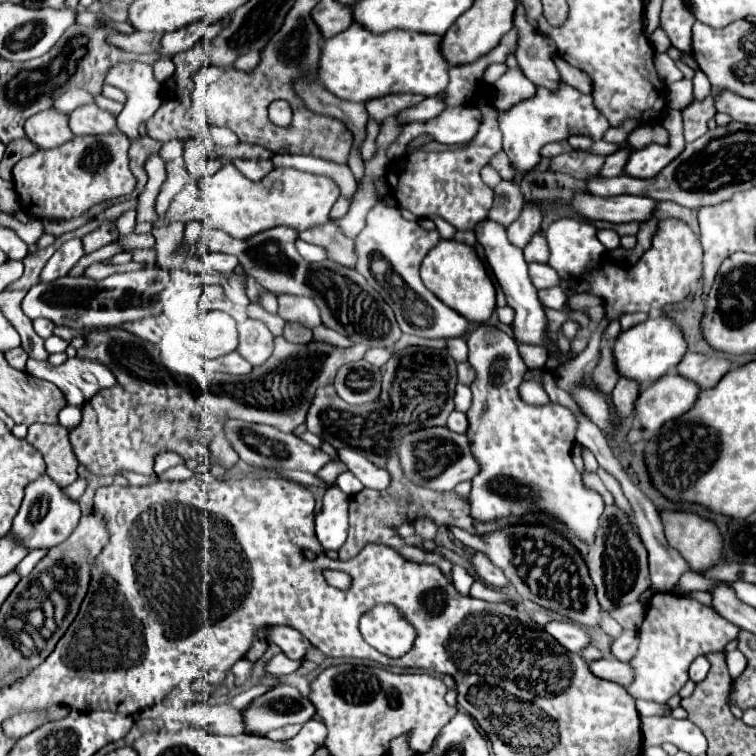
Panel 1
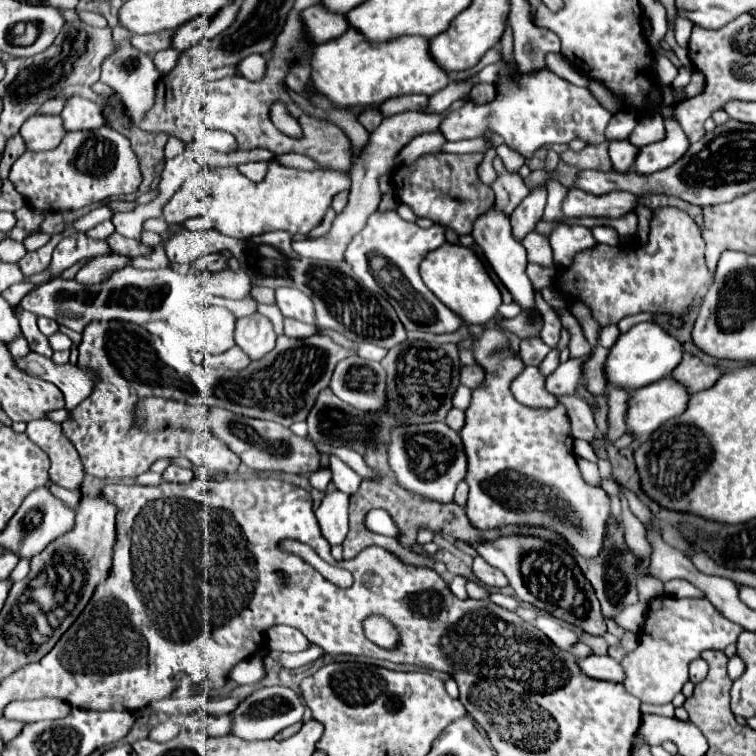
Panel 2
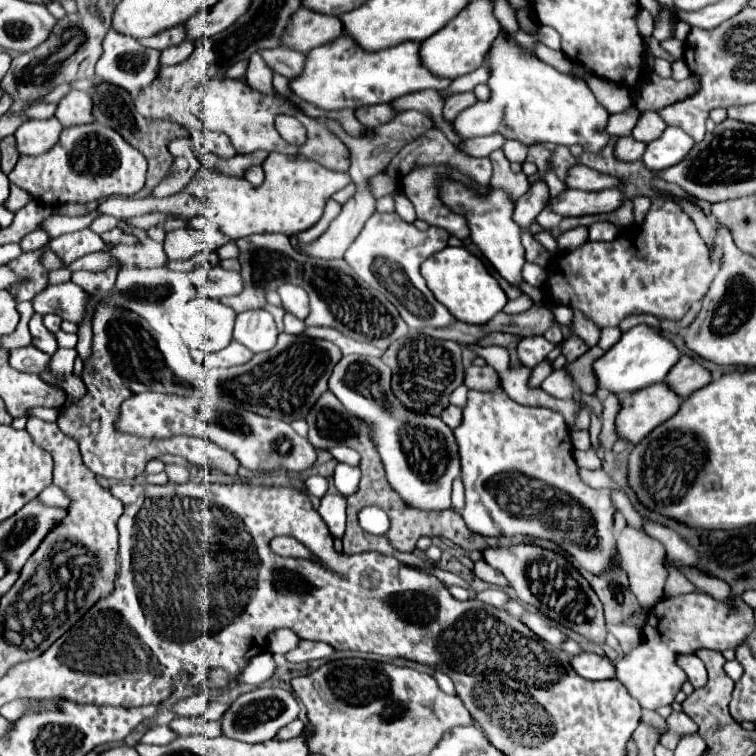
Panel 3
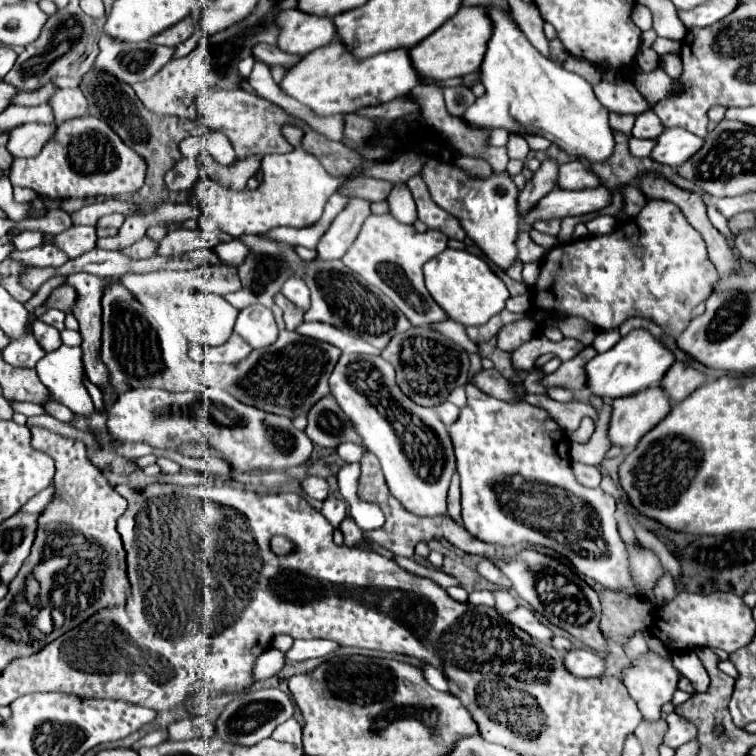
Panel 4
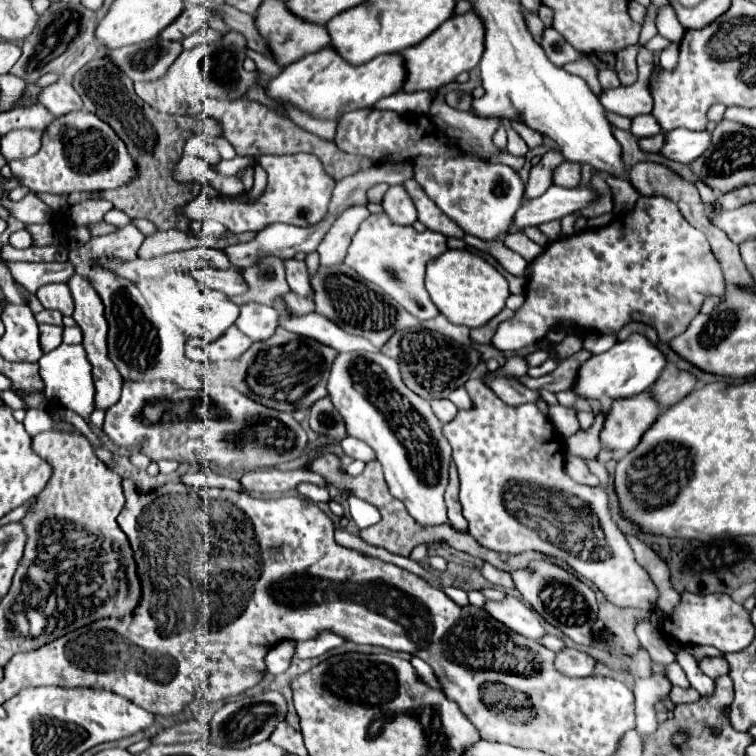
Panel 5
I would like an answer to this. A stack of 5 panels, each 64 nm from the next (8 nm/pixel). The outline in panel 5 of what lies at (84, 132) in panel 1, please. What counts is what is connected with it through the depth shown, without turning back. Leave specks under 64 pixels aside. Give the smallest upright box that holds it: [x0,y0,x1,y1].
[40,82,82,116]

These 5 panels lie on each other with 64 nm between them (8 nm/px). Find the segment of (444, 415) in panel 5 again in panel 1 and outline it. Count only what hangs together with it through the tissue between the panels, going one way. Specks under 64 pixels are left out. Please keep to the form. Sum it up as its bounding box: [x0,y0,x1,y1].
[446,412,468,434]

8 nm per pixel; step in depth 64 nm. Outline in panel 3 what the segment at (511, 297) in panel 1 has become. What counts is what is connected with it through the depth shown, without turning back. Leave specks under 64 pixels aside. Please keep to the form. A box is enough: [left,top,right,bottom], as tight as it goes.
[440,180,526,288]

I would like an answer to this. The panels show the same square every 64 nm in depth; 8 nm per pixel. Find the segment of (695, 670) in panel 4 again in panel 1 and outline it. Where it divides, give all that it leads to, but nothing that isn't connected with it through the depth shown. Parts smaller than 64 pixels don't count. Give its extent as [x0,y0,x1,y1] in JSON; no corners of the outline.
[690,656,710,682]

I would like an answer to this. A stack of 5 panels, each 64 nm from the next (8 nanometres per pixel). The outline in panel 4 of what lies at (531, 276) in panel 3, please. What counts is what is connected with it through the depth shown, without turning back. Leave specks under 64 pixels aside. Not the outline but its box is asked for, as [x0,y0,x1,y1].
[522,264,540,286]

